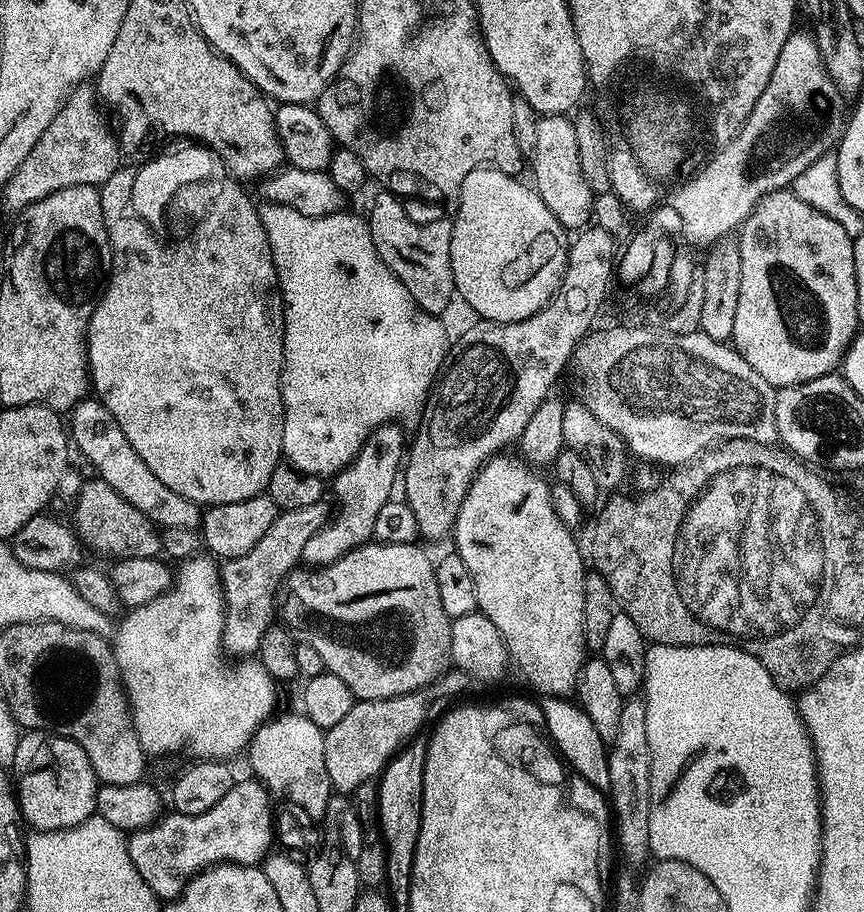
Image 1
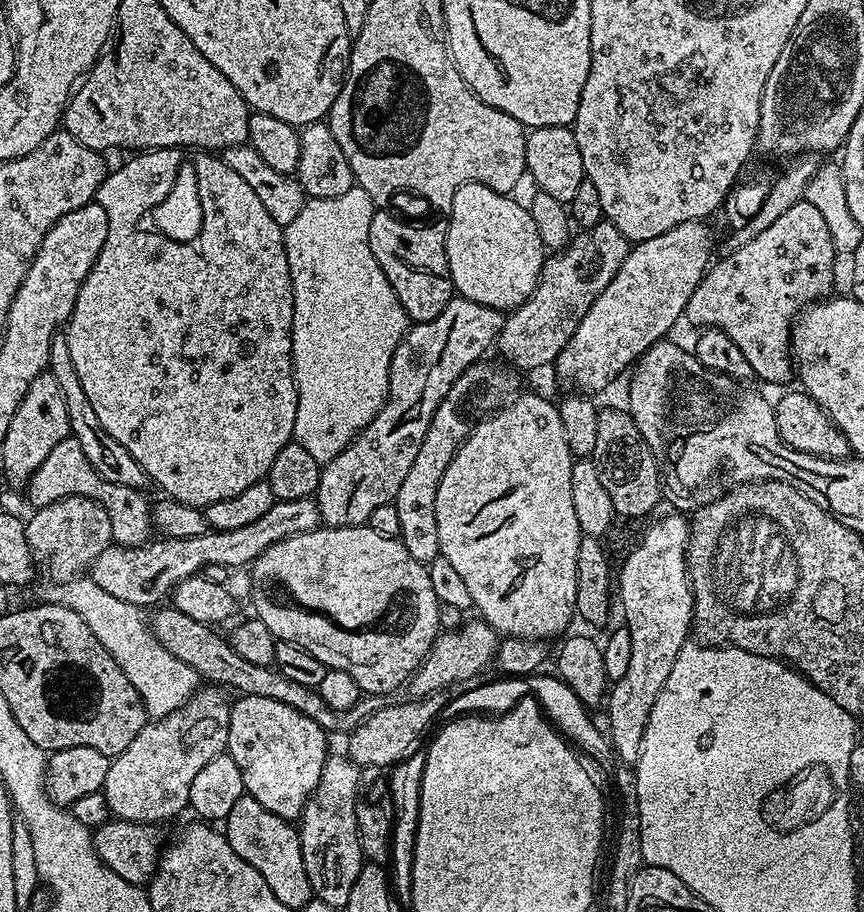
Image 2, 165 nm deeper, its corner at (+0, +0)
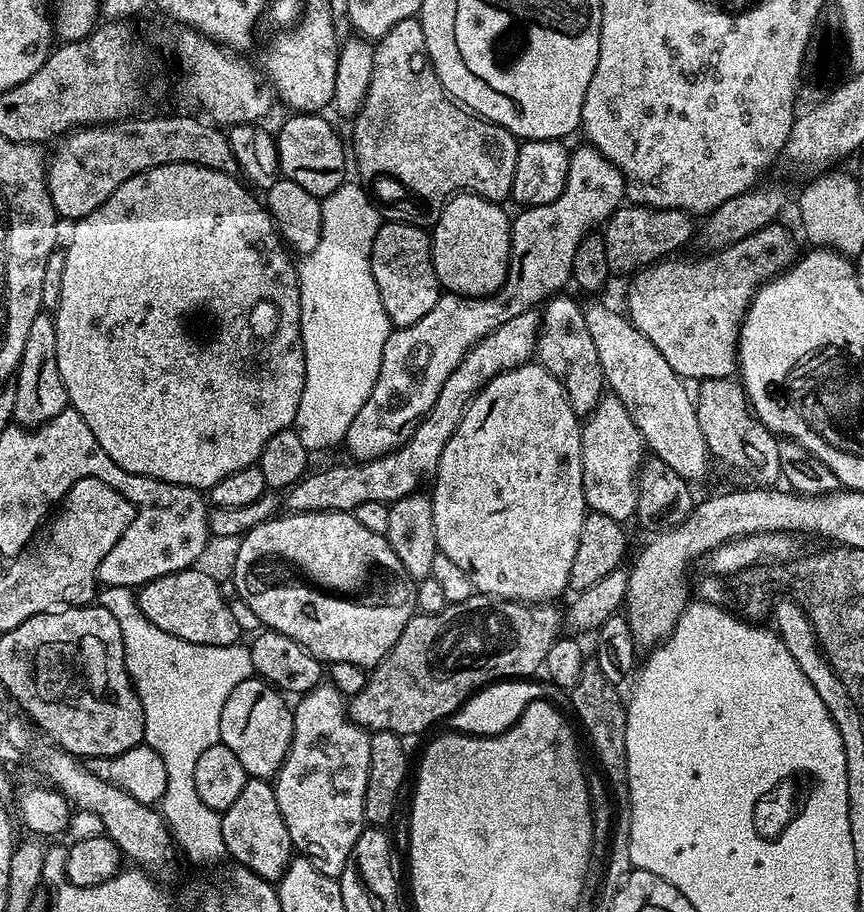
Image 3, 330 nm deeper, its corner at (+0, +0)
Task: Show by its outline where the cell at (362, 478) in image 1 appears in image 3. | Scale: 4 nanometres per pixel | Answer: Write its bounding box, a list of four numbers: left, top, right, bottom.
[343,146,626,461]

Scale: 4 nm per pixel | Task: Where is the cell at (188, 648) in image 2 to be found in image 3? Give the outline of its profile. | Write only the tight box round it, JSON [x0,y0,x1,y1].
[346,594,562,738]

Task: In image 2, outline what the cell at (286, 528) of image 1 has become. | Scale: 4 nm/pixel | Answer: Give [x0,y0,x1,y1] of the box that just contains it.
[102,687,232,826]

